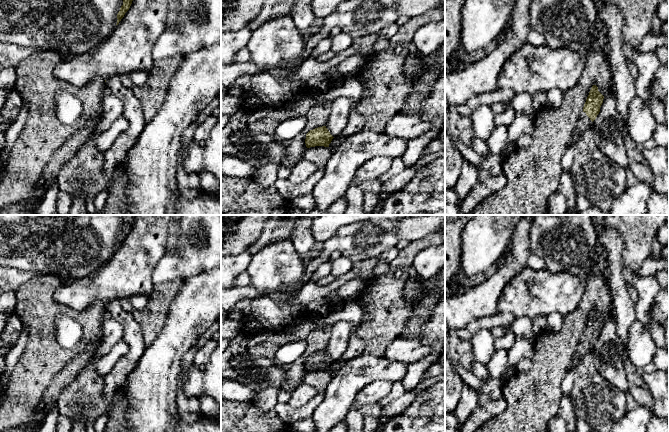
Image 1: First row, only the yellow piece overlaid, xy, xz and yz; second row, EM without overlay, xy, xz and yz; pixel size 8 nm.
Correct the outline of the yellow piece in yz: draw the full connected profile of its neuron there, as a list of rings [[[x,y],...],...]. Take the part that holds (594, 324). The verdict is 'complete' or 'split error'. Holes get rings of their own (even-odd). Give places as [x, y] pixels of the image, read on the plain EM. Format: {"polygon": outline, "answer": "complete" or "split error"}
{"polygon": [[[593,309],[584,328],[583,336],[581,337],[579,344],[576,346],[570,367],[575,368],[584,355],[592,353],[593,345],[600,336],[603,323],[604,320],[598,315],[598,311]]], "answer": "split error"}

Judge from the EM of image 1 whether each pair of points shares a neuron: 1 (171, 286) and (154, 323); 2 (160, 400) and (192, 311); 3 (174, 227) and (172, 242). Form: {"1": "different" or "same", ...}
{"1": "same", "2": "same", "3": "same"}

